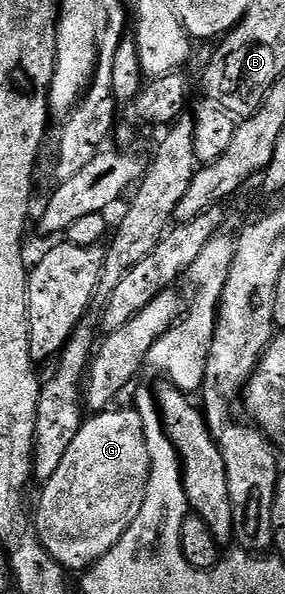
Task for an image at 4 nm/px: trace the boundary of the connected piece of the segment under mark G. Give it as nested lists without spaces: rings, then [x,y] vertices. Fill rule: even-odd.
[[[105,409],[85,418],[78,437],[70,441],[70,449],[66,449],[66,457],[62,457],[62,465],[58,465],[58,470],[43,484],[40,504],[34,507],[36,532],[42,545],[46,545],[50,557],[66,569],[87,569],[97,563],[122,538],[126,529],[130,529],[134,517],[142,513],[142,501],[146,501],[150,461],[142,417],[135,409],[116,410]]]

